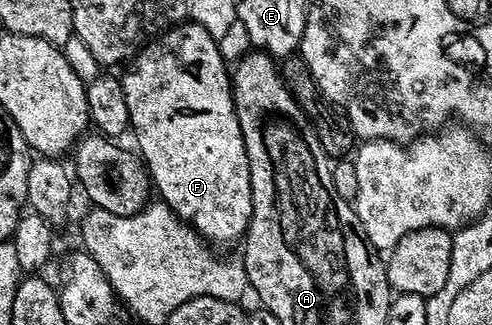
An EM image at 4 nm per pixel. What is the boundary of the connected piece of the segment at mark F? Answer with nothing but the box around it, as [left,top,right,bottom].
[120,21,253,245]

